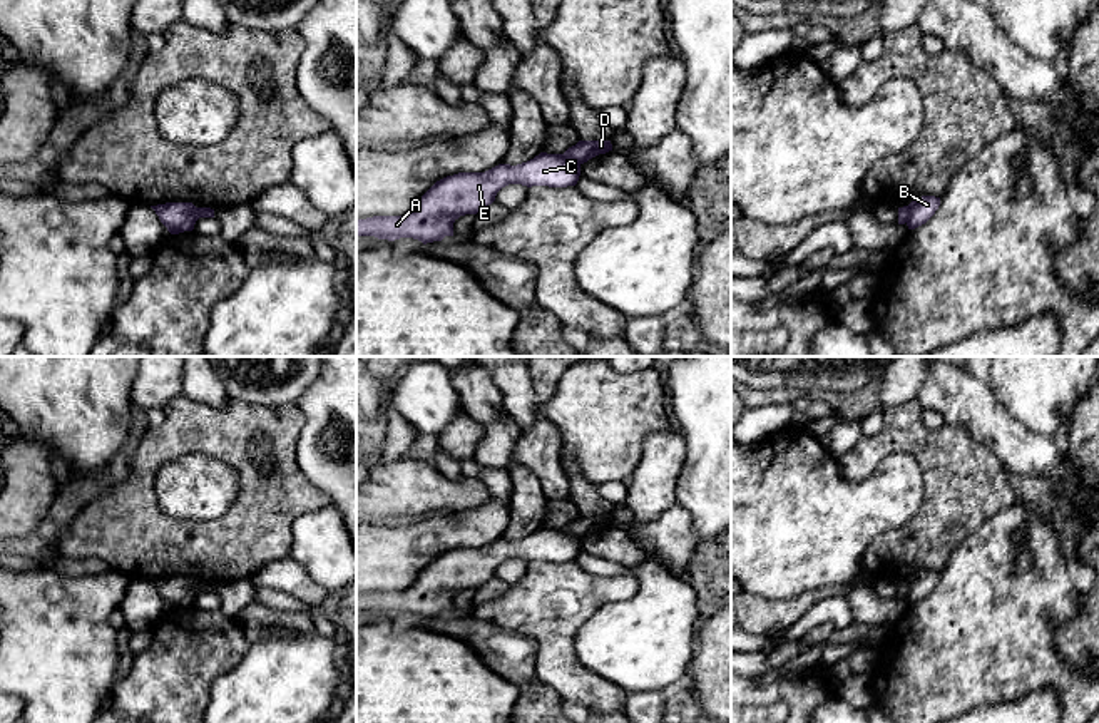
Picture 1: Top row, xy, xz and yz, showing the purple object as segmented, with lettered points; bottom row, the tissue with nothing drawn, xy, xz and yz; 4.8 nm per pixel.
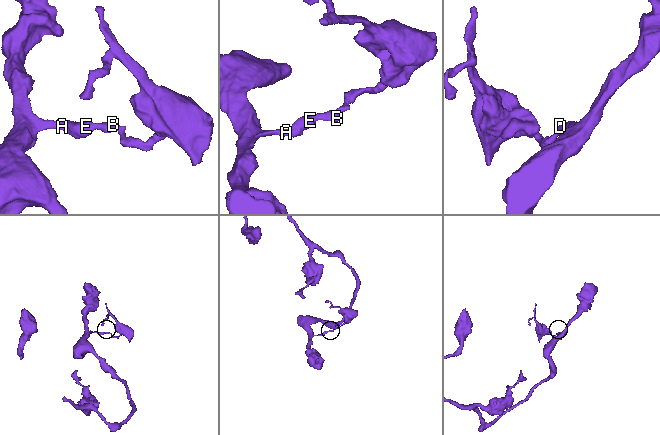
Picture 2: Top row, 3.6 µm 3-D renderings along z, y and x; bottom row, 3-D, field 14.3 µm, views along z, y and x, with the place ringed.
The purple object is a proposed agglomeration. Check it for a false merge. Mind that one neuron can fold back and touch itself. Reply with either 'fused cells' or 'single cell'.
fused cells

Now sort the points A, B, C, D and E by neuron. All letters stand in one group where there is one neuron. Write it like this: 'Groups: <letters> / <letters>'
Groups: A B C E / D

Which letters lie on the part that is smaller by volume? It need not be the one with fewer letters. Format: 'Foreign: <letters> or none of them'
Foreign: D

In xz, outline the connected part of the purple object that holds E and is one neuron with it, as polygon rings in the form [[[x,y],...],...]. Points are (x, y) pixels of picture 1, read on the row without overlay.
[[[547,527],[517,541],[498,539],[485,547],[458,547],[437,556],[405,591],[356,594],[356,611],[388,616],[413,613],[423,619],[442,616],[453,611],[453,597],[460,591],[477,589],[509,559],[567,562],[575,561],[579,551],[579,537]]]

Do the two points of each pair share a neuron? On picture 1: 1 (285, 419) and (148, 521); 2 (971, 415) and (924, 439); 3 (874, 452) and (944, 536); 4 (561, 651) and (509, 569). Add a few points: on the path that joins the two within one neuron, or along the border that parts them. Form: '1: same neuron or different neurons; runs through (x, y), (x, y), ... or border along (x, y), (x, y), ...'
1: same neuron; runs through (238, 432), (183, 432), (144, 474)
2: different neurons; border along (945, 424), (960, 424), (986, 447)
3: same neuron; runs through (907, 444), (914, 444), (944, 474), (944, 502)
4: different neurons; border along (529, 563), (524, 574), (511, 584)

